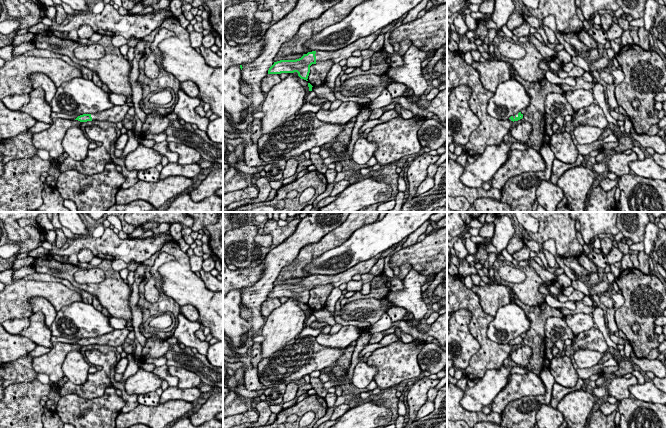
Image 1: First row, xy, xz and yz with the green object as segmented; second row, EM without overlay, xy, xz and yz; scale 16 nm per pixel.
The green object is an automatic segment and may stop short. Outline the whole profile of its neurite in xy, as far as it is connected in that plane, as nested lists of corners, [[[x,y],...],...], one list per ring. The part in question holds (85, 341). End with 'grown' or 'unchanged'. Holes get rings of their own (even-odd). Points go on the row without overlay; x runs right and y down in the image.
[[[128,328],[120,329],[120,330],[114,330],[110,333],[93,337],[93,338],[83,338],[78,340],[75,344],[78,344],[80,346],[87,346],[87,345],[109,345],[112,347],[119,347],[121,346],[123,348],[123,351],[125,351],[127,354],[132,354],[134,352],[134,349],[132,345],[128,344],[125,340],[127,339],[129,330]]]; grown

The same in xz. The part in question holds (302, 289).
[[[381,254],[375,257],[360,262],[350,269],[336,274],[336,275],[312,275],[304,278],[301,282],[296,284],[280,284],[274,286],[274,288],[269,292],[268,298],[281,298],[281,297],[294,297],[297,296],[301,303],[308,305],[308,300],[310,297],[310,290],[321,285],[332,284],[334,288],[341,286],[343,283],[348,283],[352,281],[352,278],[356,274],[366,274],[380,259]]]; grown

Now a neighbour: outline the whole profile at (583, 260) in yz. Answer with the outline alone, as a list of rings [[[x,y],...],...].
[[[581,254],[577,257],[577,260],[581,266],[583,266],[588,272],[598,273],[597,266],[588,259],[588,257],[584,254]]]

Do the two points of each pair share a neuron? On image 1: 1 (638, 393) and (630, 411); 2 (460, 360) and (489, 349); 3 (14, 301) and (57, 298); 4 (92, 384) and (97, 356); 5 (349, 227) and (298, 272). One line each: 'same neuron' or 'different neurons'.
1: same neuron
2: different neurons
3: same neuron
4: same neuron
5: same neuron

